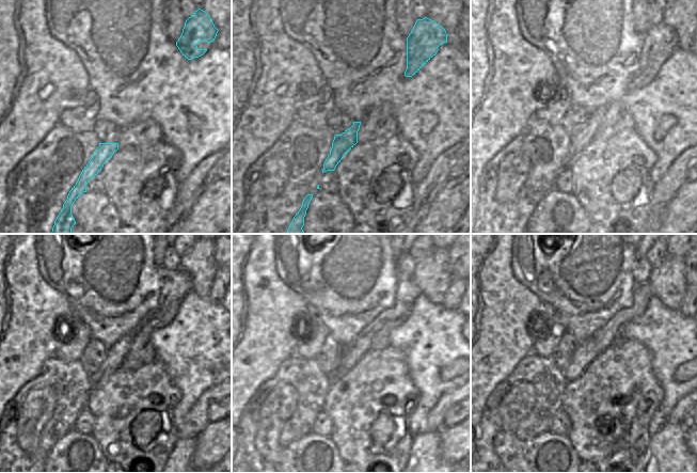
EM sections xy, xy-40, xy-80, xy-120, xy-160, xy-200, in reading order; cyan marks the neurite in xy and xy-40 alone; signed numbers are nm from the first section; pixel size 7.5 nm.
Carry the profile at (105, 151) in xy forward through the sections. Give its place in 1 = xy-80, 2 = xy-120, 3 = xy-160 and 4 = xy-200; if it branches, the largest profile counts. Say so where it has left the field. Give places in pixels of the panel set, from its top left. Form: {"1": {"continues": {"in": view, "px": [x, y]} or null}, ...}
{"1": {"continues": {"in": "xy-80", "px": [579, 142]}}, "2": {"continues": {"in": "xy-120", "px": [116, 352]}}, "3": {"continues": {"in": "xy-160", "px": [407, 293]}}, "4": {"continues": {"in": "xy-200", "px": [604, 337]}}}

